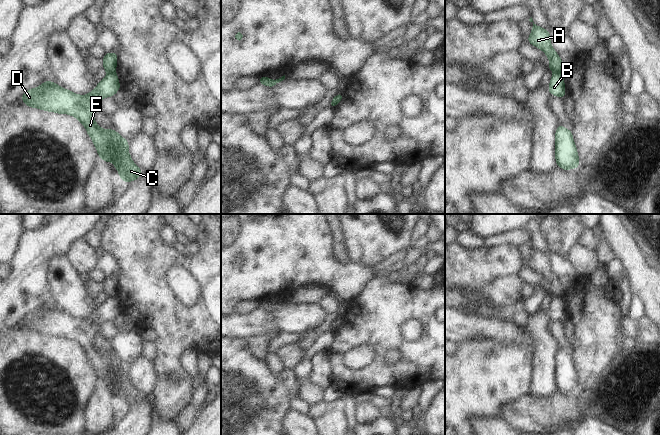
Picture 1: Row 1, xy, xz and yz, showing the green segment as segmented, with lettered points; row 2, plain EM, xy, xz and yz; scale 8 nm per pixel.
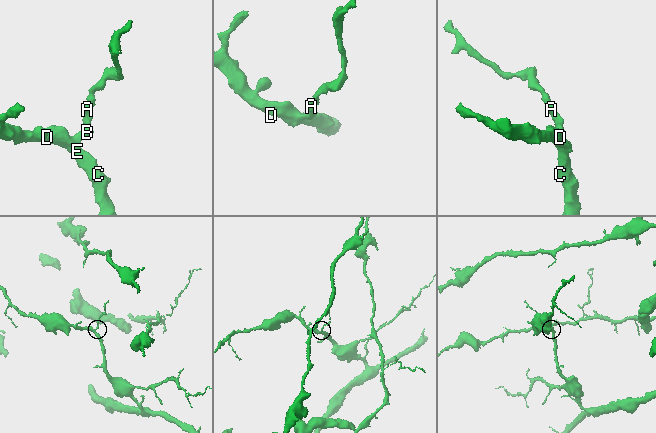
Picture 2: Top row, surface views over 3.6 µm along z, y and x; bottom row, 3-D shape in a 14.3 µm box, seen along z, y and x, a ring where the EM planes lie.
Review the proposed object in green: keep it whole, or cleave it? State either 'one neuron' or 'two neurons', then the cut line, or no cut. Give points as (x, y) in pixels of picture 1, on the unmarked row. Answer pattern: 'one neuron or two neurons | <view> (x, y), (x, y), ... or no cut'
two neurons | yz (554, 297), (561, 298)

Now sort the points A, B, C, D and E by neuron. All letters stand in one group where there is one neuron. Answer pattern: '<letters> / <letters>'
A / B C D E

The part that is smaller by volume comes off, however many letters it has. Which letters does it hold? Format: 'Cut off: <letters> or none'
Cut off: A

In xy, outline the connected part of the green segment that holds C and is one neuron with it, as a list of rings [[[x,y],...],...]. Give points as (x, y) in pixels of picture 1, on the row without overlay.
[[[116,297],[107,298],[96,311],[86,319],[79,319],[59,310],[55,306],[47,304],[36,312],[31,312],[23,317],[21,323],[30,332],[37,332],[46,336],[68,338],[75,341],[86,353],[99,380],[105,386],[115,386],[113,391],[118,395],[119,401],[125,407],[137,404],[142,395],[132,384],[129,378],[129,365],[123,362],[114,353],[101,352],[94,343],[94,337],[103,322],[114,320],[121,313],[119,302]]]

